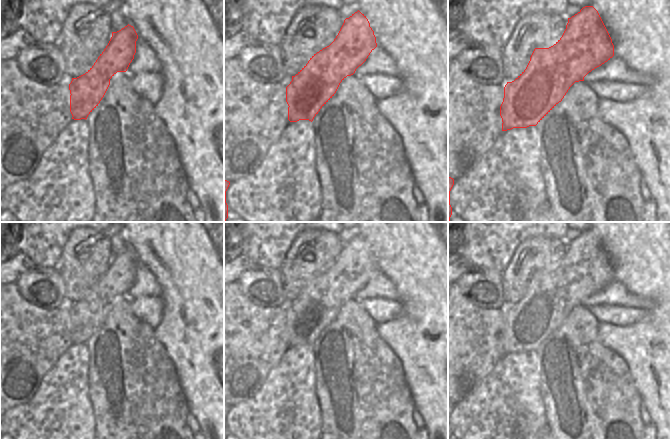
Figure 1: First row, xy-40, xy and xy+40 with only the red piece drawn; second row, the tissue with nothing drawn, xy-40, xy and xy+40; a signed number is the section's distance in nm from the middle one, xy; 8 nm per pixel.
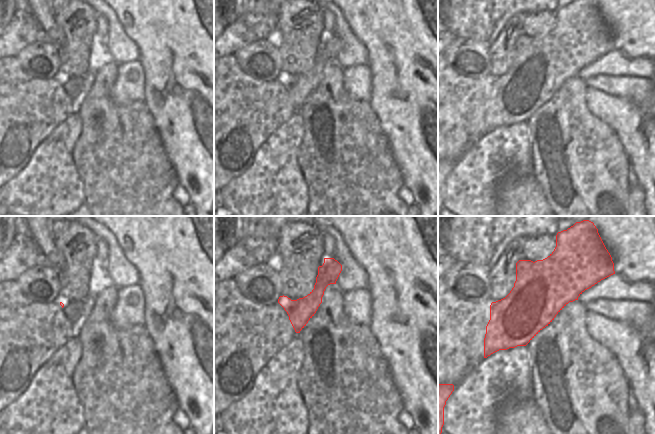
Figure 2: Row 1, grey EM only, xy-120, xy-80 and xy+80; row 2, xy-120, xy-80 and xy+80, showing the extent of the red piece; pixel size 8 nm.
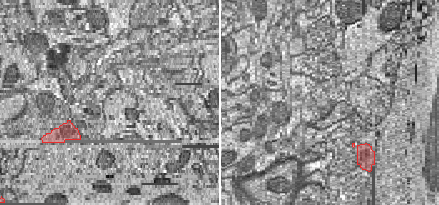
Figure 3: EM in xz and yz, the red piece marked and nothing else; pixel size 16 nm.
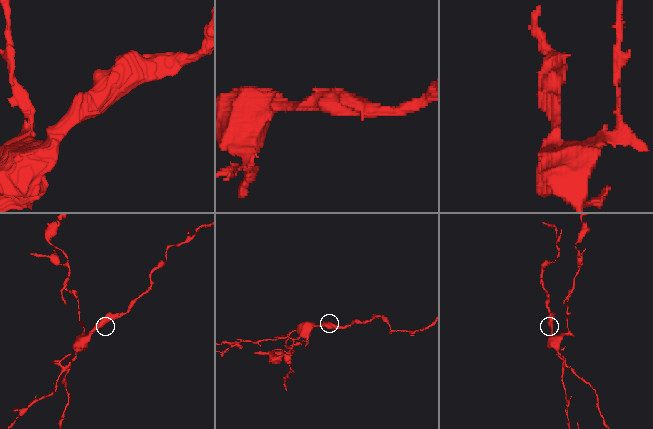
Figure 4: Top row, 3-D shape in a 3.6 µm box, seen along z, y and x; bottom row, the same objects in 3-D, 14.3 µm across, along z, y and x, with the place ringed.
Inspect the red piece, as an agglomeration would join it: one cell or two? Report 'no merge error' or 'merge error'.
merge error

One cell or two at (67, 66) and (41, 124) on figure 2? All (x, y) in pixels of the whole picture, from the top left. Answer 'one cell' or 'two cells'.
two cells

